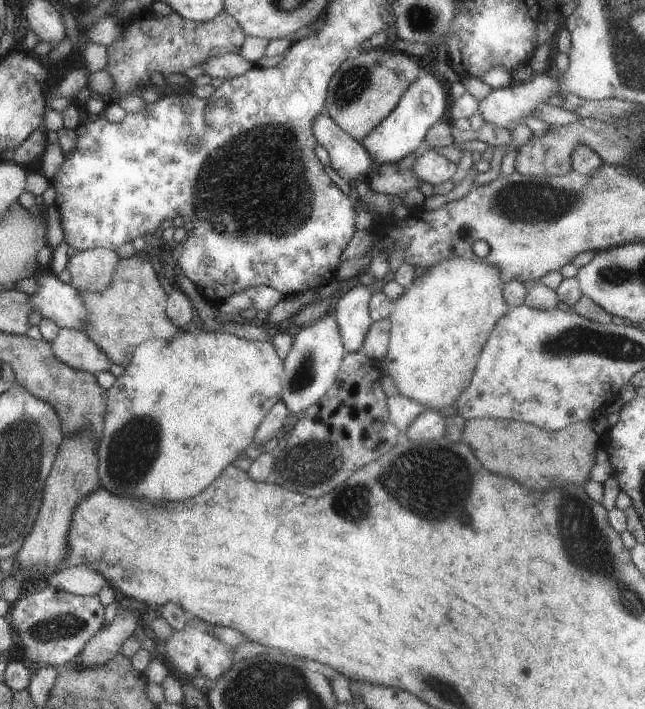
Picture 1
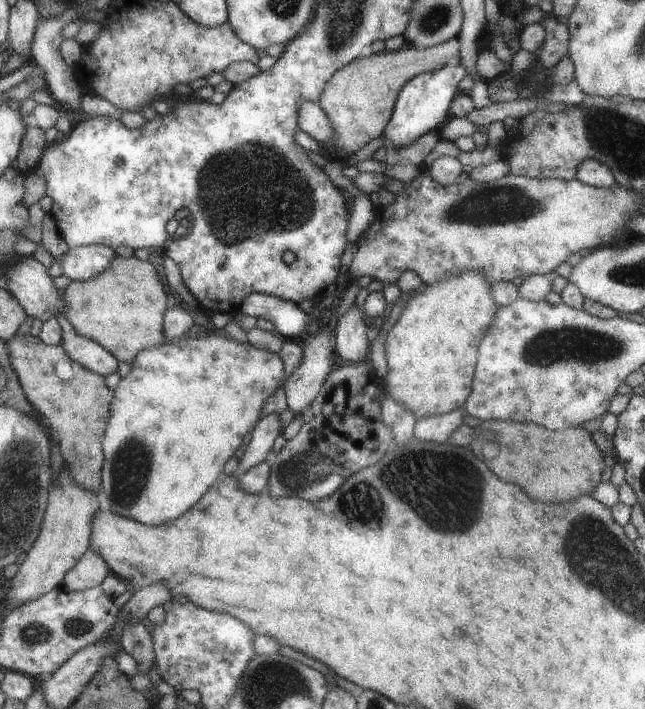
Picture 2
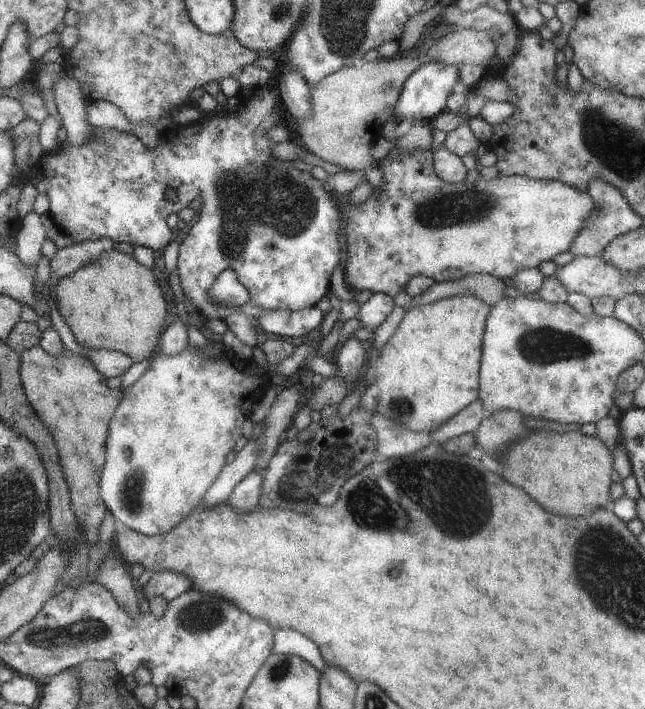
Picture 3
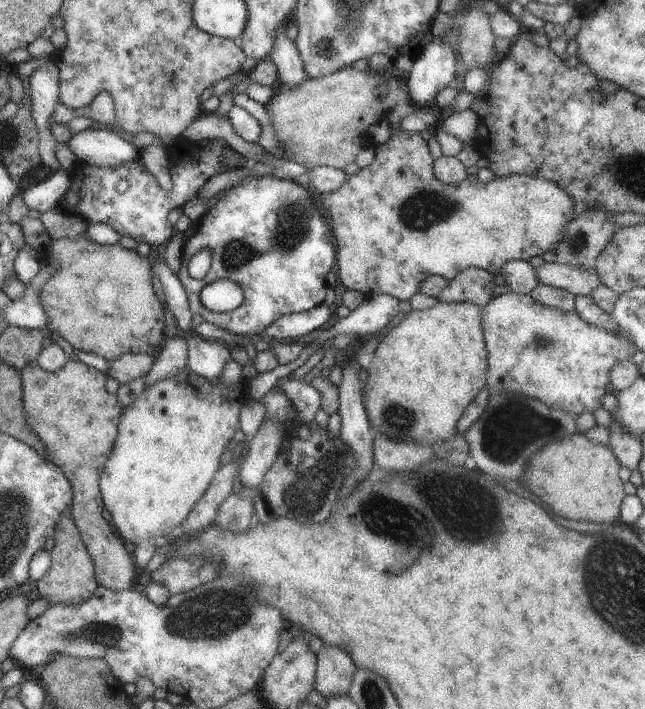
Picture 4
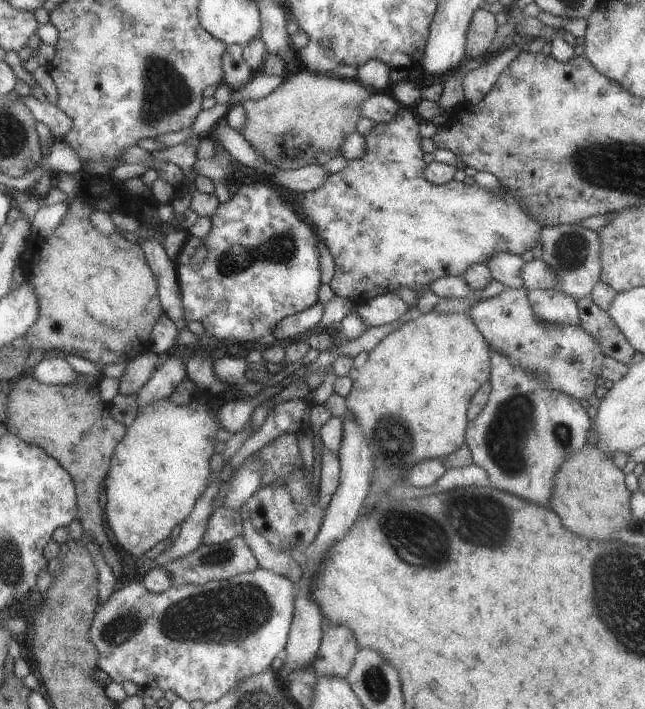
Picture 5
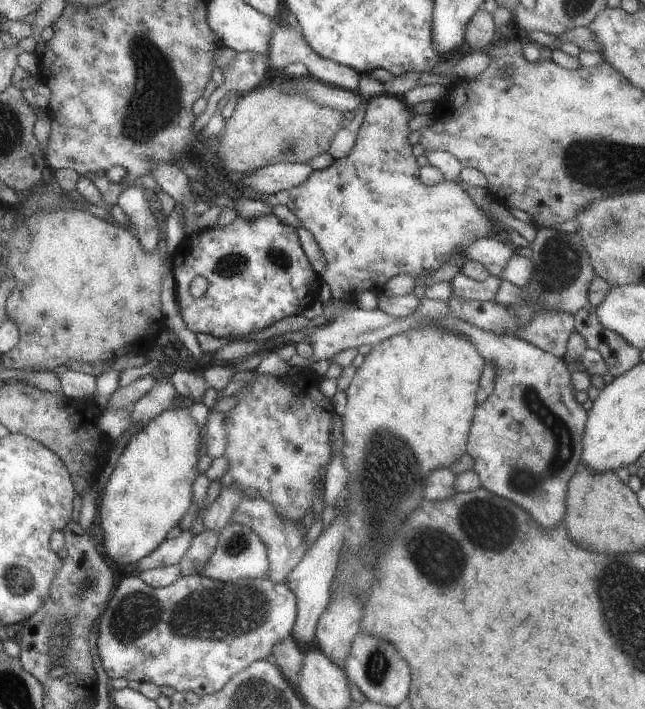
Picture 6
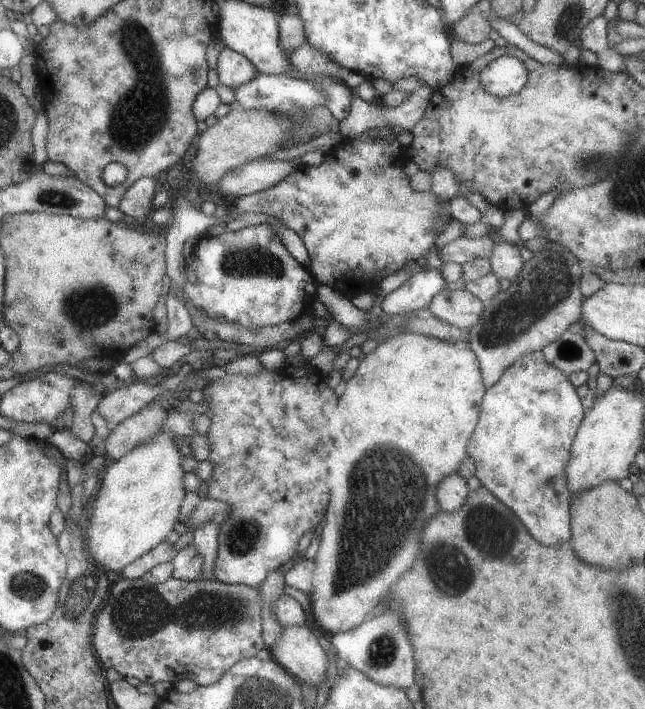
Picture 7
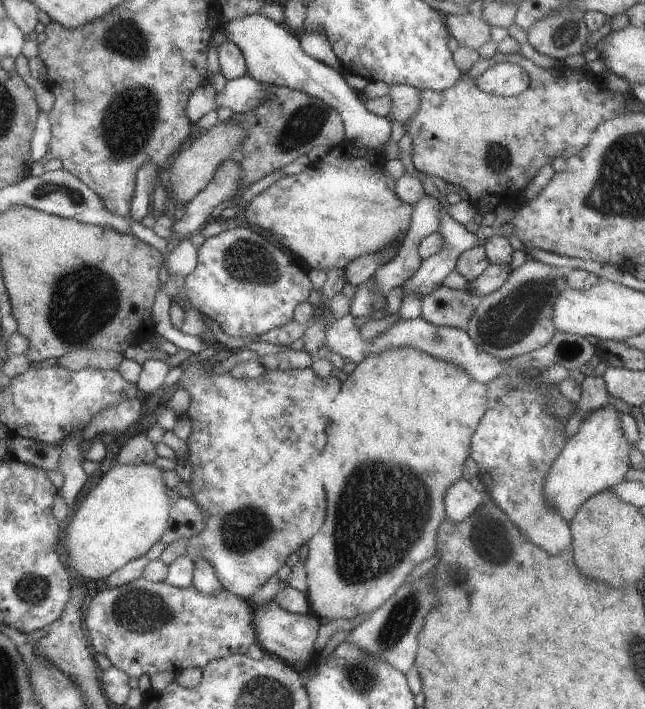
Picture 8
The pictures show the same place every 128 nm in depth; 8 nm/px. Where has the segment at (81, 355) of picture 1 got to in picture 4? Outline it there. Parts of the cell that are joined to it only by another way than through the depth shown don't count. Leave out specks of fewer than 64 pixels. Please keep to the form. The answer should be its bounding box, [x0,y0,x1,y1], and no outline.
[106,353,154,384]

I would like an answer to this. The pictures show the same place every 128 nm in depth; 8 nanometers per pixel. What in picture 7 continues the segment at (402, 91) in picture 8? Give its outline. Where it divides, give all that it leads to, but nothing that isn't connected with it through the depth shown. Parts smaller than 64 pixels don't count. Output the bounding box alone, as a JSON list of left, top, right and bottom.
[338,86,432,138]

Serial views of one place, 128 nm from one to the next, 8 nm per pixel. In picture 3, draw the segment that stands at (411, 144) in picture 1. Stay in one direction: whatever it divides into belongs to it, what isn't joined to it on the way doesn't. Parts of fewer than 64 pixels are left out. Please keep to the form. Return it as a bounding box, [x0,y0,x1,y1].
[393,62,458,124]

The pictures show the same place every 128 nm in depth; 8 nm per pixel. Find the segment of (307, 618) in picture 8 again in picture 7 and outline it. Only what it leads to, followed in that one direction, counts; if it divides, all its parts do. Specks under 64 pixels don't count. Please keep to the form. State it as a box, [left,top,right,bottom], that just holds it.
[270,624,326,688]

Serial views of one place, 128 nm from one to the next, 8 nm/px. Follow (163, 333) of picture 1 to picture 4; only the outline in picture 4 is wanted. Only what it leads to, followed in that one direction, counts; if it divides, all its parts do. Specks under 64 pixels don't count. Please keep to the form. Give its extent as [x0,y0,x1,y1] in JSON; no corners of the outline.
[41,233,163,360]

